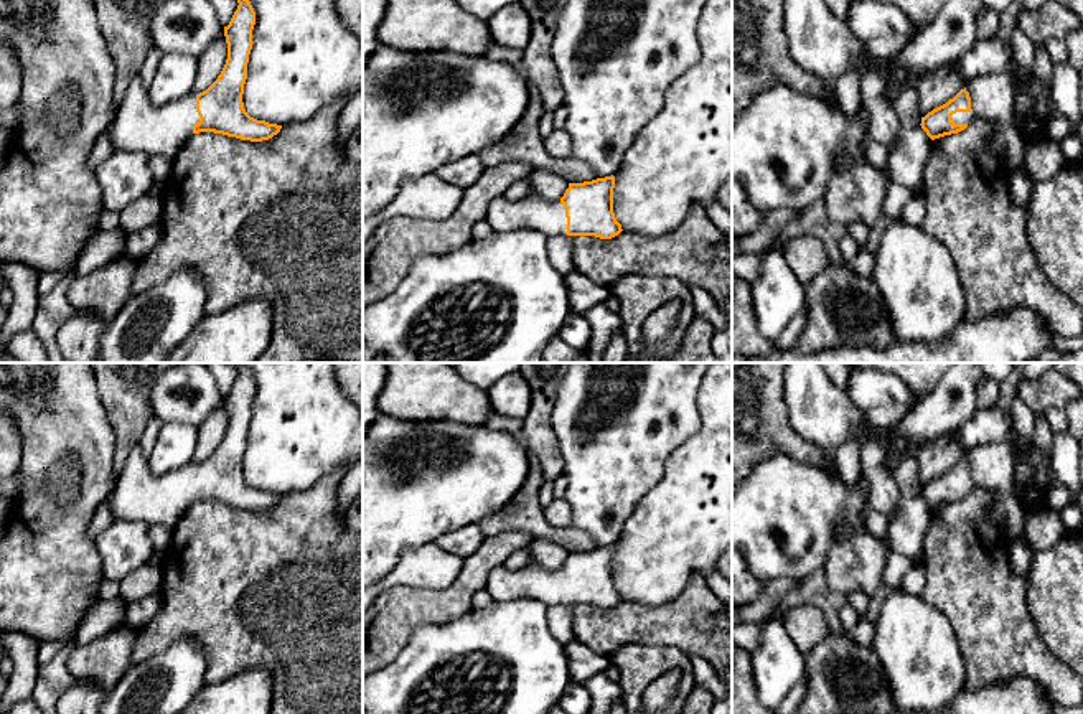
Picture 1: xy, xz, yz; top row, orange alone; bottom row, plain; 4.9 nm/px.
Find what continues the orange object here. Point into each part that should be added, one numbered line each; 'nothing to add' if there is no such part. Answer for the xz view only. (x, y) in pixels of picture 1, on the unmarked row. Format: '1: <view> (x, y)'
1: xz (533, 581)

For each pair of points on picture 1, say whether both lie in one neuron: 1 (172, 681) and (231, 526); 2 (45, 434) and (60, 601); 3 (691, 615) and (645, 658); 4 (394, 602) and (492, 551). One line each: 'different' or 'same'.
1: different
2: same
3: different
4: same

